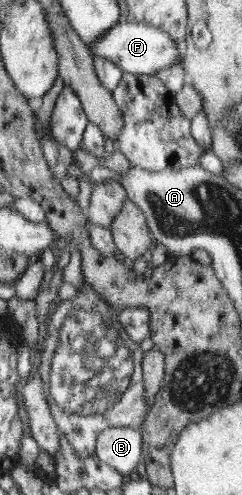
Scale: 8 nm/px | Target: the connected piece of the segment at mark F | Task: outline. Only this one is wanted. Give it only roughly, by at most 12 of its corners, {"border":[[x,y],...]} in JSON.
{"border":[[120,22],[90,45],[123,73],[176,67],[182,43]]}

